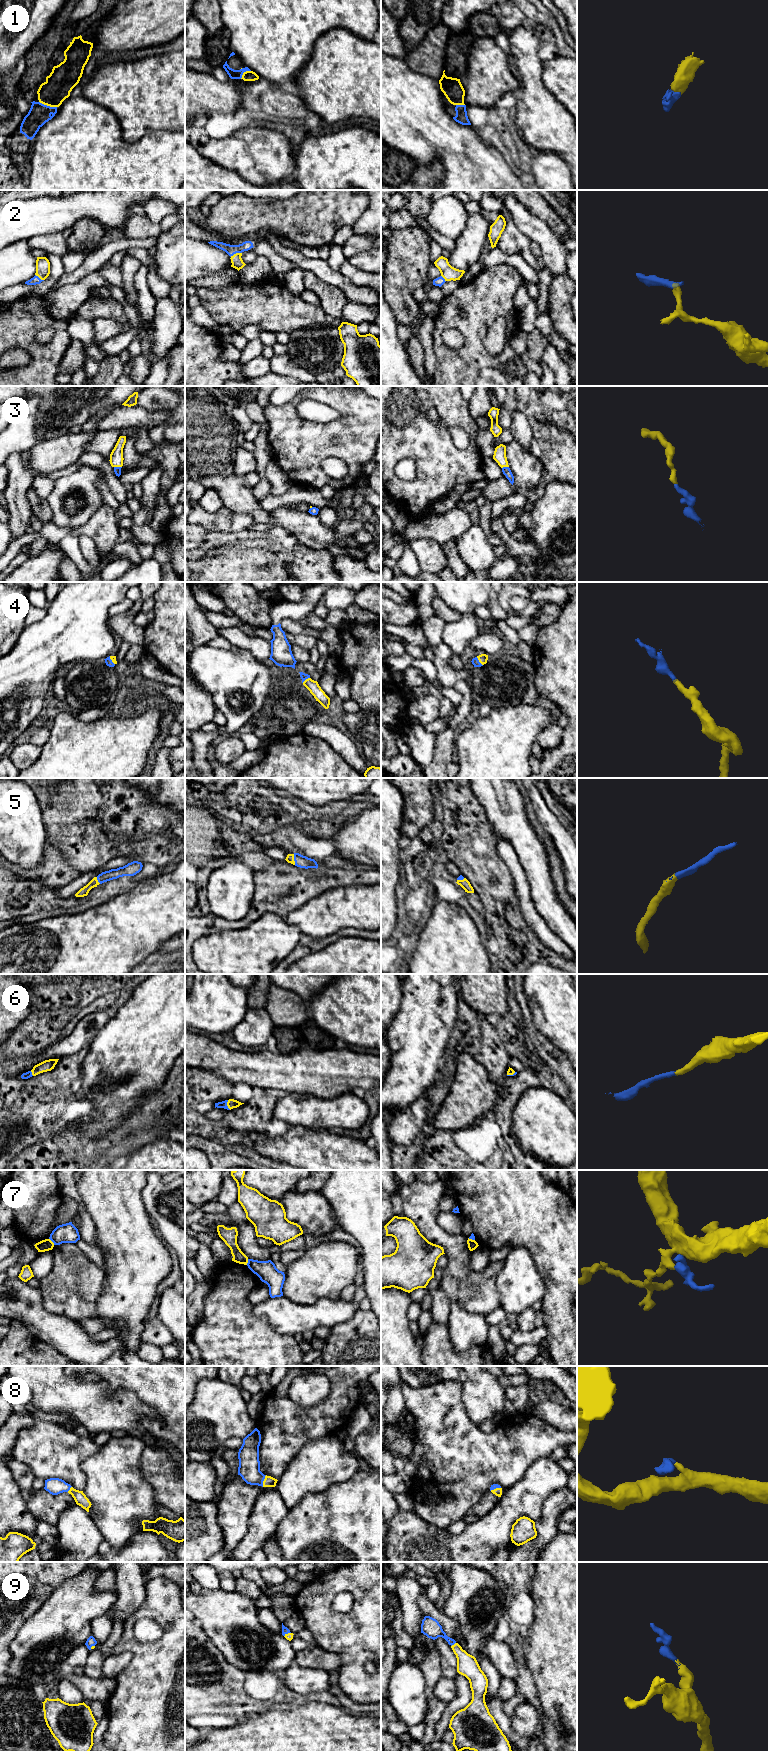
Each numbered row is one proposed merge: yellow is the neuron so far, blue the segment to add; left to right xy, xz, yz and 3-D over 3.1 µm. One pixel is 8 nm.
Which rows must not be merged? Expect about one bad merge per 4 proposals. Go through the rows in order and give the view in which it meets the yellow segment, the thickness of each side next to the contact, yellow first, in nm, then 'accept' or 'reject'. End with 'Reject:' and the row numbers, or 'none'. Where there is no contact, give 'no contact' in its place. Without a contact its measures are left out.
1: xy | 220/170 nm | accept
2: xz | 90/80 nm | accept
3: yz | 100/70 nm | accept
4: yz | 70/60 nm | accept
5: xz | 60/100 nm | accept
6: xz | 70/60 nm | accept
7: xy | 100/160 nm | reject
8: xz | 90/180 nm | accept
9: yz | 170/150 nm | accept
Reject: 7

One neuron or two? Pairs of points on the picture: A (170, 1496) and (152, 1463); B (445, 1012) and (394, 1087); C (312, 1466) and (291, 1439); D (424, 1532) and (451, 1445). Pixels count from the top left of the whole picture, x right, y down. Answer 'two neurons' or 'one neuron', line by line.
A: one neuron
B: one neuron
C: two neurons
D: two neurons

